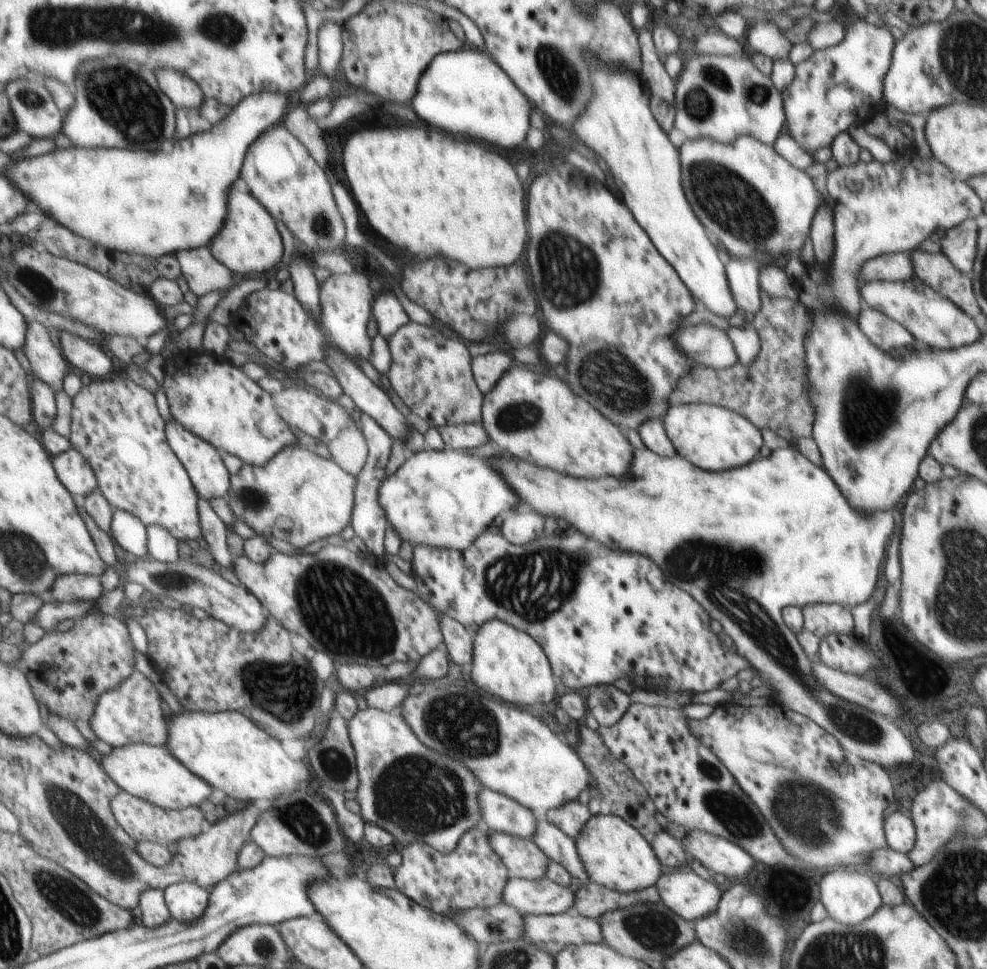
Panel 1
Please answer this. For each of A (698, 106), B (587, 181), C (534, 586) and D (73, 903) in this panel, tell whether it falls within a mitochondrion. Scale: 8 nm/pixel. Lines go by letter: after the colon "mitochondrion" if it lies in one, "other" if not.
A: mitochondrion
B: other
C: mitochondrion
D: mitochondrion

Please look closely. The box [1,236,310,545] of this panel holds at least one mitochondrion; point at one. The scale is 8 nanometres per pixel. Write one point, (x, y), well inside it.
(45, 292)

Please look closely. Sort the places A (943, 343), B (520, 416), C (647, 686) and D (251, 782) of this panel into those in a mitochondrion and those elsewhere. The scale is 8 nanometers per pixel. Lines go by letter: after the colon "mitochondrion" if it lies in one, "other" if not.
A: other
B: mitochondrion
C: other
D: other

